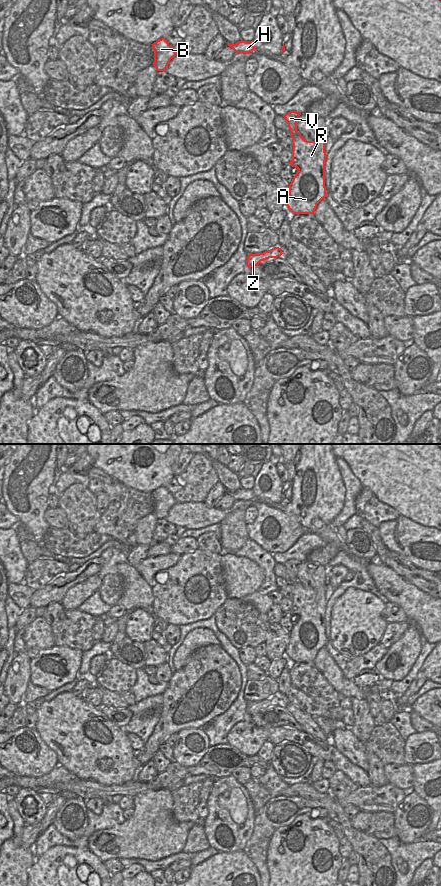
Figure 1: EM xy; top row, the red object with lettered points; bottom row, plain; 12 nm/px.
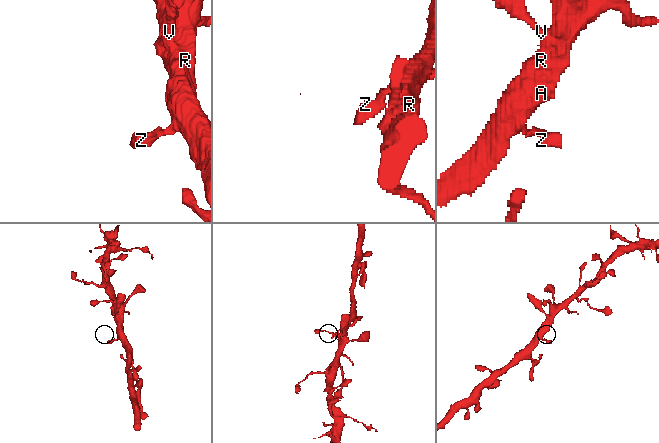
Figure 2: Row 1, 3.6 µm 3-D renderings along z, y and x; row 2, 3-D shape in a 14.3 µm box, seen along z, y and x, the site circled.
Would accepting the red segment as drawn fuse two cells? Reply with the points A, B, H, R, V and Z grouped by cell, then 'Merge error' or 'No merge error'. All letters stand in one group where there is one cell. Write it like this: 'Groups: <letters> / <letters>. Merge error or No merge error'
Groups: A B H R V Z. No merge error

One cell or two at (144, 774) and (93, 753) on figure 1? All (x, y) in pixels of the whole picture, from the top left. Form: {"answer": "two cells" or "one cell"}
{"answer": "two cells"}

